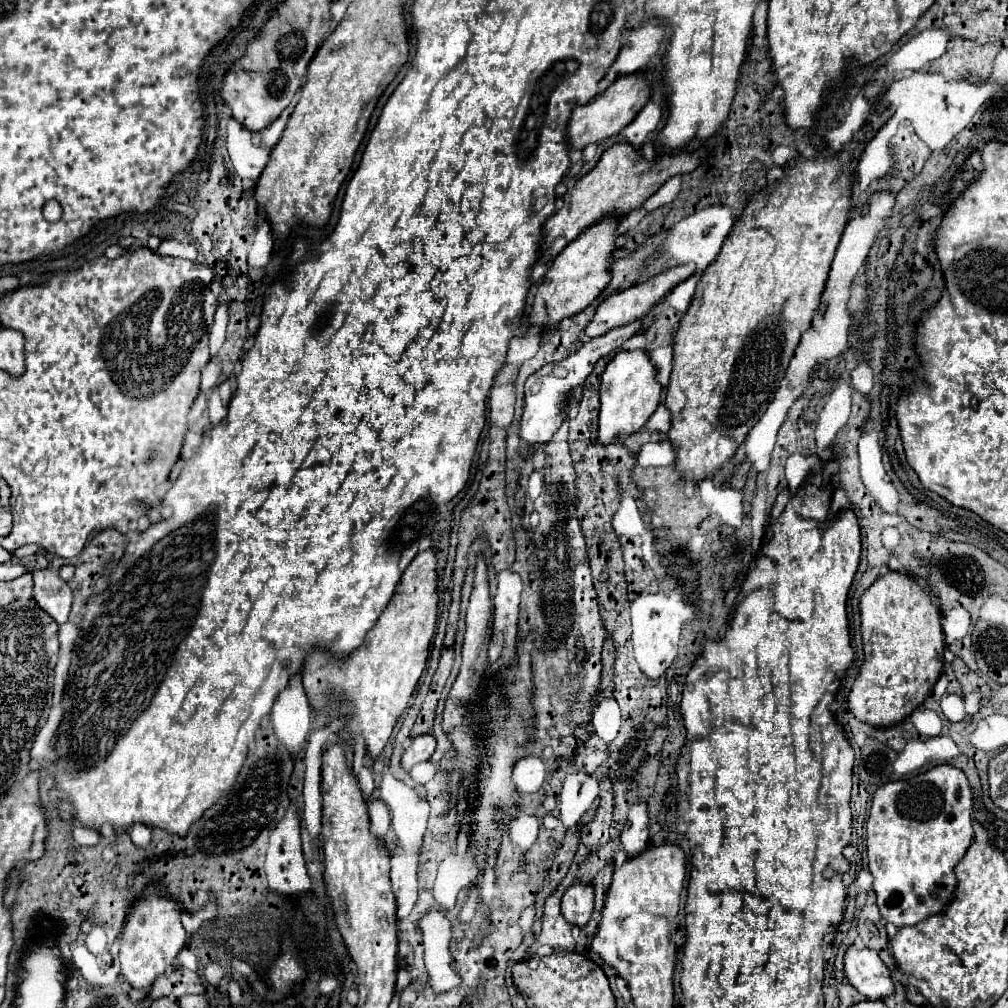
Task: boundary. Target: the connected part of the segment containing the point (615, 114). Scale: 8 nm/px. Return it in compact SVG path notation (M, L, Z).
M621 76L617 78L605 92L593 98L585 106L575 106L571 118L567 122L567 144L571 150L583 150L589 144L601 144L603 140L619 134L635 114L647 104L649 100L649 86L639 76Z

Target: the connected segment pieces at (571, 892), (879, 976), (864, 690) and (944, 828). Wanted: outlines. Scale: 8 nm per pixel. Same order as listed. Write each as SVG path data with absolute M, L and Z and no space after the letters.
M577 882L561 898L561 914L571 926L583 928L593 914L593 886Z
M849 948L845 952L845 976L867 1000L883 1000L895 994L887 966L869 948Z
M891 570L879 576L863 592L859 600L859 612L861 612L861 636L863 636L865 662L849 692L849 712L865 724L891 726L911 716L911 712L919 708L923 700L933 692L933 686L941 676L943 652L947 648L945 634L941 630L941 610L937 604L933 604L931 596L919 586L917 578Z
M949 764L935 766L905 780L889 782L873 794L867 818L867 856L869 870L875 878L873 890L877 894L877 906L887 922L895 924L897 928L911 926L945 908L957 886L953 868L963 858L975 836L971 814L973 796L967 776L959 768L953 768Z

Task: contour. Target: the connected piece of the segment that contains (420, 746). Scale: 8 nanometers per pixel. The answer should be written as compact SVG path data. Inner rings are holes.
M431 734L417 736L417 738L413 738L411 746L403 752L403 756L401 756L401 768L405 772L409 772L415 764L429 760L433 752L435 752L435 738Z

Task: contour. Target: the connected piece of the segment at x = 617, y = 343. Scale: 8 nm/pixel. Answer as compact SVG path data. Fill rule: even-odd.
M637 320L635 324L625 324L621 328L613 328L605 334L585 342L579 348L579 352L571 354L567 360L545 364L533 376L529 376L525 382L525 410L523 410L523 418L521 418L521 438L527 444L541 444L541 442L551 440L551 436L555 434L555 430L559 428L563 418L569 414L569 408L577 400L581 400L583 384L585 384L587 376L593 372L595 362L599 358L607 356L609 352L621 348L621 344L625 340L629 340L639 328L641 328L641 320Z

